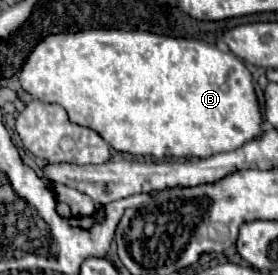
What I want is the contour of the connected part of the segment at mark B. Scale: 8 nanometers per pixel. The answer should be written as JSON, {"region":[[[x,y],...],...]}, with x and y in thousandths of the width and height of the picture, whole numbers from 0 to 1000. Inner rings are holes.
{"region":[[[324,105],[309,120],[223,120],[209,135],[165,135],[165,149],[144,149],[122,171],[122,193],[108,193],[94,236],[72,265],[79,316],[122,353],[158,375],[209,375],[245,404],[252,440],[338,469],[396,535],[439,556],[468,556],[482,571],[554,571],[561,585],[583,585],[597,571],[655,578],[655,571],[755,571],[799,549],[842,549],[871,535],[885,513],[906,513],[914,498],[942,491],[942,411],[928,345],[914,331],[914,295],[885,236],[842,207],[842,193],[806,193],[777,164],[705,142],[633,142],[597,127],[561,127],[532,113],[446,113],[446,105]]]}

